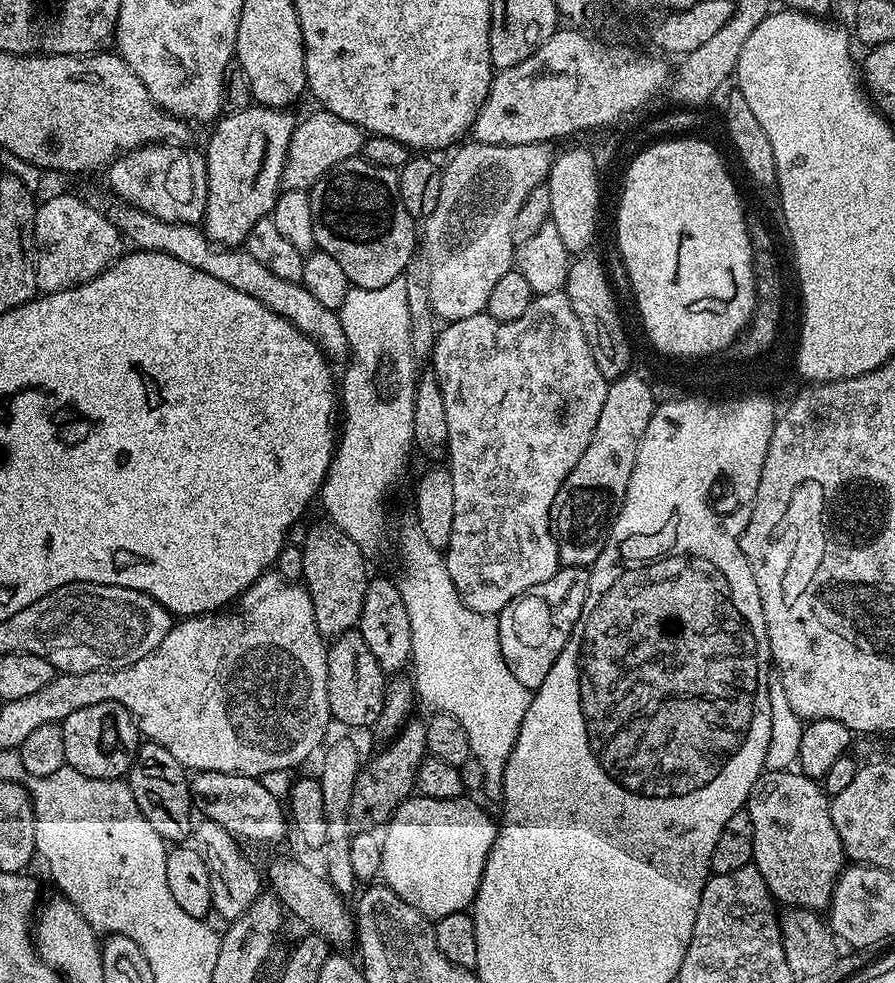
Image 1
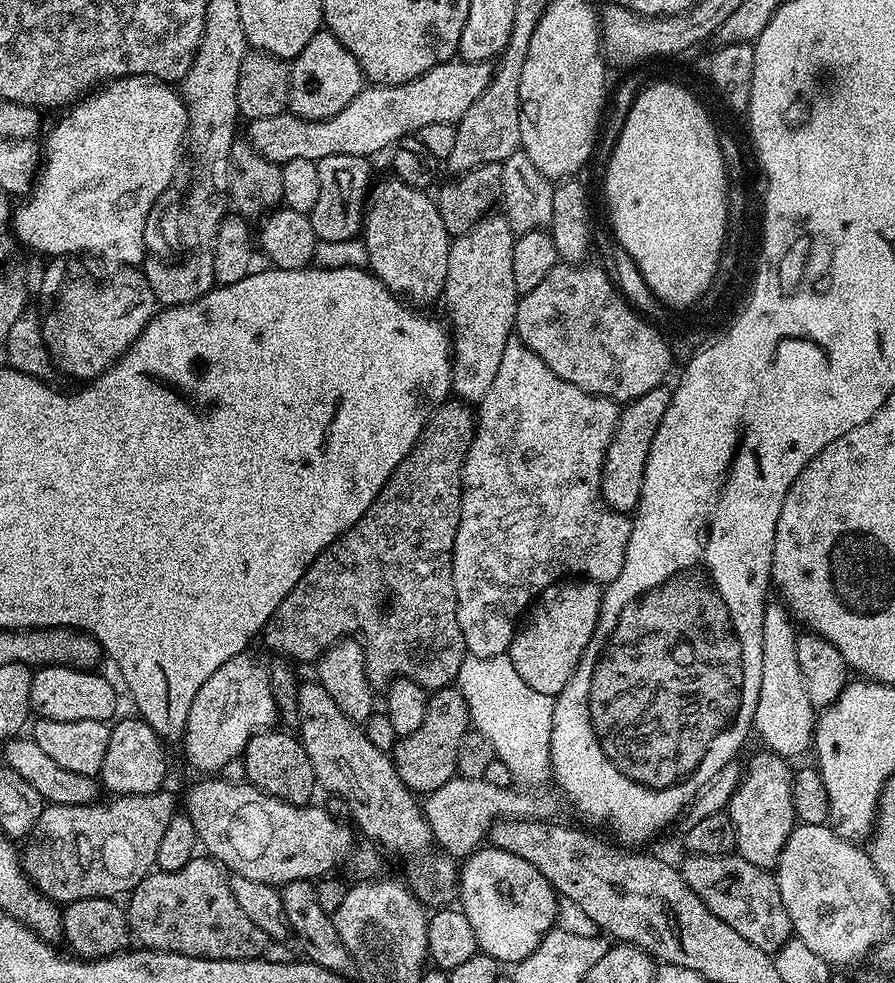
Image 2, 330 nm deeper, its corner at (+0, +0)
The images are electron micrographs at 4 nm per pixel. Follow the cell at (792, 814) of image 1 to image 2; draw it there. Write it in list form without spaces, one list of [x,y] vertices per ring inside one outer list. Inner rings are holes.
[[[759,751],[749,758],[748,768],[746,764],[746,771],[726,811],[734,822],[739,856],[746,858],[746,862],[754,862],[754,866],[772,870],[798,823],[790,798],[793,769],[788,768],[789,761],[777,752]]]

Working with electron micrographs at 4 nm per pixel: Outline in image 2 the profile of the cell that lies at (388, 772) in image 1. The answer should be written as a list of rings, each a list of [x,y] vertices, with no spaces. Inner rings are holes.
[[[459,687],[435,689],[429,695],[422,726],[418,726],[414,734],[399,737],[390,753],[405,786],[411,788],[413,793],[427,794],[453,780],[457,775],[458,745],[469,730],[468,703]]]

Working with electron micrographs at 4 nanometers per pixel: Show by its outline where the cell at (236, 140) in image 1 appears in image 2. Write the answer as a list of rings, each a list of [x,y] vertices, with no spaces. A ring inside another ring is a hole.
[[[321,30],[306,42],[296,59],[291,61],[290,94],[287,111],[293,116],[302,116],[306,120],[324,120],[327,116],[338,114],[365,87],[366,77],[360,68],[360,60],[334,38],[334,34]]]

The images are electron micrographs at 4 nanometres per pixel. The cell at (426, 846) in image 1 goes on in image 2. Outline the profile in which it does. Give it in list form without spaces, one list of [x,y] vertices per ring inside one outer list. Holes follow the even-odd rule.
[[[481,847],[459,869],[458,904],[474,926],[476,947],[501,965],[515,966],[534,954],[556,920],[558,893],[526,858],[501,848]]]

